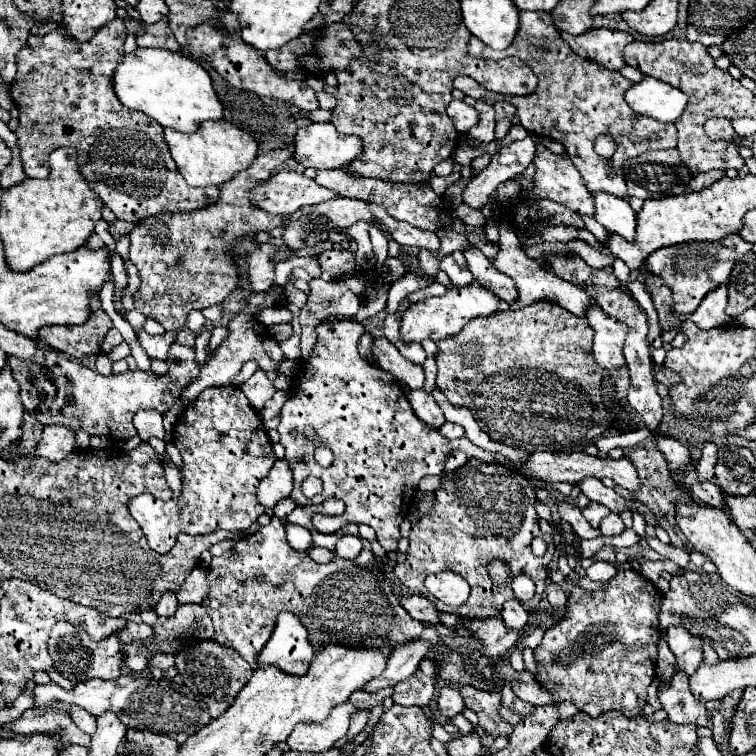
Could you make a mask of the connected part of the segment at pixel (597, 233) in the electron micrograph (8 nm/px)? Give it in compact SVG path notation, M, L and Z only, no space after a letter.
M580 215L585 223L585 227L589 230L599 241L605 242L608 238L607 230L598 223L595 218L586 215Z

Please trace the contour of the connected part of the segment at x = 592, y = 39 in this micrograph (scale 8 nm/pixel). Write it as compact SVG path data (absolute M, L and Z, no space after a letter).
M591 29L577 37L569 33L561 33L561 37L569 43L569 47L577 55L593 59L599 65L615 71L625 67L623 47L627 47L633 41L629 33L615 31L615 29Z

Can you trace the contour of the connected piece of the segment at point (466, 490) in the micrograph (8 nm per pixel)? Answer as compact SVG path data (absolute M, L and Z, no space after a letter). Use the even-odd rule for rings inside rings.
M469 459L455 473L443 473L443 483L435 495L435 507L411 529L407 559L395 565L395 575L405 587L409 587L413 593L429 597L439 611L459 613L465 619L495 617L495 613L501 613L503 603L515 597L511 581L519 573L533 580L535 594L541 596L547 587L547 567L553 559L555 547L549 547L543 557L535 557L531 551L531 541L535 537L543 537L543 533L539 529L539 517L533 507L535 487L527 477L503 465L489 465ZM491 557L501 557L511 565L511 577L501 587L493 585L485 571L485 565ZM441 571L453 571L465 577L465 581L471 585L471 595L465 605L454 609L425 591L423 581L427 573Z

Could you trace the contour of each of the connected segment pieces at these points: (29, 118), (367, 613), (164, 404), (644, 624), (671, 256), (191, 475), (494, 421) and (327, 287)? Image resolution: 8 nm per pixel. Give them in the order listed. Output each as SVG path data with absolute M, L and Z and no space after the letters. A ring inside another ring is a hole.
M115 17L111 23L99 29L99 33L91 37L91 41L85 43L67 37L67 31L63 27L53 29L45 37L27 39L27 45L17 53L17 77L9 85L11 97L19 109L17 143L21 147L23 169L31 179L47 179L51 171L49 155L53 153L53 149L73 147L77 151L79 171L85 177L87 185L121 221L139 223L145 217L159 213L203 209L219 199L219 187L189 187L177 171L175 161L171 159L169 147L163 137L163 127L157 121L151 121L151 117L147 117L145 113L127 109L115 97L115 89L111 89L111 73L115 73L115 65L119 65L119 61L123 61L125 57L125 37L127 29L123 19Z
M273 515L267 527L239 539L237 545L223 555L213 557L209 565L209 585L209 595L203 605L213 619L213 639L239 651L253 669L257 669L257 655L269 641L279 613L289 611L301 619L315 653L321 653L327 645L377 649L427 639L431 643L427 657L439 657L439 661L443 661L437 681L445 681L447 685L471 685L475 689L495 689L495 679L487 681L475 671L467 655L443 643L435 627L421 625L401 607L391 585L385 583L369 541L363 543L363 551L357 559L333 557L333 561L321 565L315 563L307 551L293 551L287 545L285 521ZM259 571L265 575L263 583L253 581L253 575Z
M177 343L171 345L171 351L167 355L169 373L163 377L139 369L103 377L97 371L87 369L81 363L63 357L53 349L45 351L43 357L39 349L31 361L9 359L9 363L13 377L19 383L25 409L41 425L61 425L69 427L75 433L85 431L89 435L109 437L113 441L127 441L137 435L133 415L139 409L157 409L159 413L171 409L181 389L187 387L199 375L201 369L201 365L195 363L195 349Z
M619 569L619 573L607 581L605 589L587 591L575 587L569 595L569 615L551 627L541 645L535 649L535 661L539 671L535 673L537 681L541 681L557 701L573 701L581 711L589 713L591 717L599 717L605 711L623 711L623 715L639 715L647 687L655 675L655 661L657 661L657 643L661 639L657 613L661 607L661 591L647 581L641 573L633 569Z
M731 235L725 237L721 243L683 243L683 245L671 245L667 249L657 249L655 253L651 253L645 261L645 271L649 271L651 275L657 275L665 281L665 285L671 289L673 295L673 313L683 313L689 315L693 313L701 299L715 287L719 287L721 283L729 281L731 269L735 265L735 261L739 257L743 257L747 251L751 249L751 245L747 245L747 241L743 241L739 235Z
M233 385L205 389L193 403L189 403L179 413L179 419L173 427L173 443L183 455L183 475L187 479L187 483L181 489L179 501L175 501L175 505L179 505L181 533L205 535L215 533L219 529L227 531L249 529L257 521L257 517L265 511L265 507L259 505L255 493L259 481L267 477L267 473L271 471L271 465L275 463L275 453L259 413L251 407L243 391Z
M533 303L529 307L517 309L517 311L497 311L489 317L479 317L479 319L471 319L455 337L449 337L445 341L439 341L437 347L437 387L445 393L445 397L453 403L459 405L463 409L471 409L473 417L477 419L479 427L493 439L499 443L505 443L509 447L515 449L523 449L523 451L557 451L557 453L571 453L571 451L583 451L587 445L593 445L599 437L603 437L607 433L607 429L611 427L611 417L605 417L605 405L601 401L601 379L605 375L611 375L615 381L615 397L619 399L619 403L623 403L627 399L627 389L629 389L629 369L621 367L615 371L605 371L603 367L599 367L593 359L591 353L591 327L587 325L587 321L583 321L581 317L575 317L573 313L569 313L567 309L559 307L557 303Z
M311 279L311 291L307 293L307 303L301 307L301 319L311 319L311 325L319 325L327 315L351 317L357 313L361 299L355 295L345 279Z

